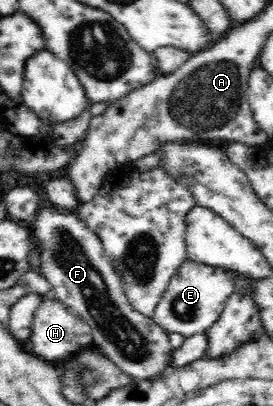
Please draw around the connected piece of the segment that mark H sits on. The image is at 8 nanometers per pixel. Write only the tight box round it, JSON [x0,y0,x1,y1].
[28,296,93,361]

